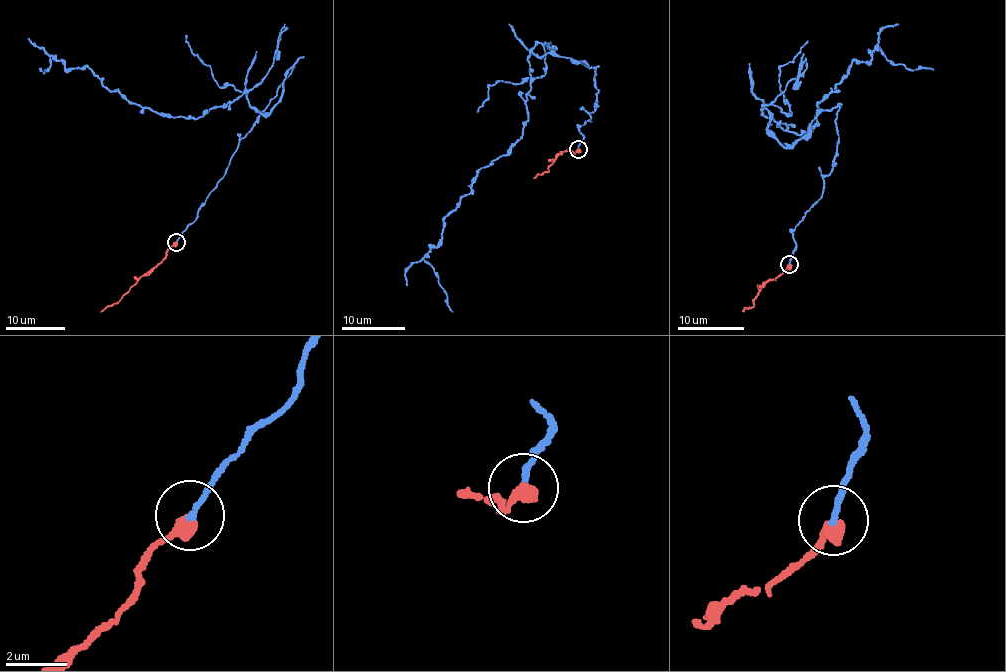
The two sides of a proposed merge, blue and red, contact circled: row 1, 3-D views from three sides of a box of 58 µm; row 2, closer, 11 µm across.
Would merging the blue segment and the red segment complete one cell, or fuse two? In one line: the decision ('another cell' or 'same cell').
another cell

